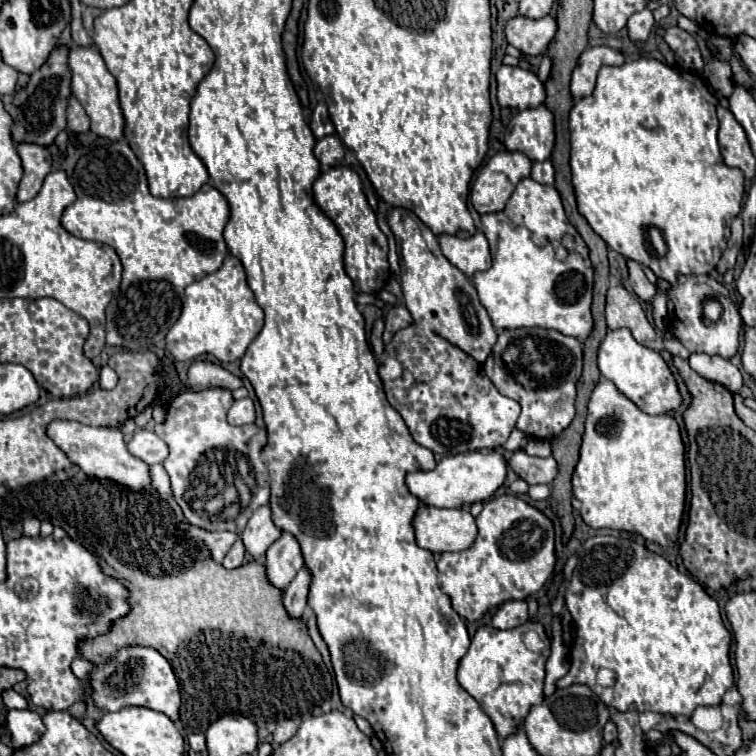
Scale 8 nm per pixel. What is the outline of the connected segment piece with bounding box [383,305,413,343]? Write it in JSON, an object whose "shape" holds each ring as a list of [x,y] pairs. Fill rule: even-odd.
{"shape":[[[403,305],[391,307],[389,313],[385,315],[385,333],[383,333],[385,343],[389,343],[389,339],[399,329],[405,329],[405,327],[411,327],[411,325],[413,325],[413,319],[411,319],[411,313],[407,311],[407,307],[403,307]]]}

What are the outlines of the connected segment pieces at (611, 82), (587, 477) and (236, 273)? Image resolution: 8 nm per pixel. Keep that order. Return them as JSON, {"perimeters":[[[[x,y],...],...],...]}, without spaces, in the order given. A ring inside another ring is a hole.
{"perimeters":[[[[637,59],[637,61],[627,61],[621,67],[601,67],[595,91],[589,97],[579,99],[569,115],[569,131],[571,131],[571,175],[573,175],[573,187],[577,195],[577,207],[579,213],[589,221],[593,231],[617,253],[621,253],[627,259],[633,259],[637,263],[643,263],[649,267],[657,279],[665,279],[669,283],[675,283],[679,275],[705,275],[715,269],[719,263],[729,235],[731,235],[731,221],[735,215],[741,211],[741,201],[743,201],[743,173],[739,169],[731,169],[723,163],[721,153],[719,153],[719,143],[717,143],[717,129],[719,121],[715,115],[715,105],[717,99],[709,91],[707,83],[691,71],[680,71],[671,68],[669,65],[659,63],[657,59]],[[651,227],[655,227],[663,239],[665,251],[659,251],[655,239],[651,233],[647,233]]],[[[601,379],[589,401],[589,415],[581,443],[581,457],[573,473],[573,495],[581,501],[581,517],[593,529],[617,529],[639,533],[661,547],[677,543],[685,511],[685,445],[672,415],[647,415],[627,399],[613,381]]],[[[227,255],[221,269],[205,275],[185,289],[181,317],[165,337],[167,349],[179,361],[189,361],[199,355],[211,355],[219,363],[231,363],[243,357],[251,341],[263,327],[263,311],[247,285],[247,277],[239,259]]]]}

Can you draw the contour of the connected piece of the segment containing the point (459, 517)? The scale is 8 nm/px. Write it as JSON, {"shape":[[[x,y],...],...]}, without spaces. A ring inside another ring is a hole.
{"shape":[[[421,505],[413,525],[417,543],[433,553],[465,551],[465,547],[471,547],[473,539],[477,539],[475,517],[465,509]]]}

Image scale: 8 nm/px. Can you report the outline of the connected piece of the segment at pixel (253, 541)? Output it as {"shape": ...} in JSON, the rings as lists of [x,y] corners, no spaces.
{"shape":[[[267,505],[265,507],[259,507],[251,515],[247,527],[241,533],[241,539],[243,539],[243,545],[245,545],[247,553],[251,553],[255,559],[261,557],[261,555],[265,555],[267,547],[275,539],[279,539],[279,537],[281,537],[281,531],[273,525],[271,511],[269,511]]]}

